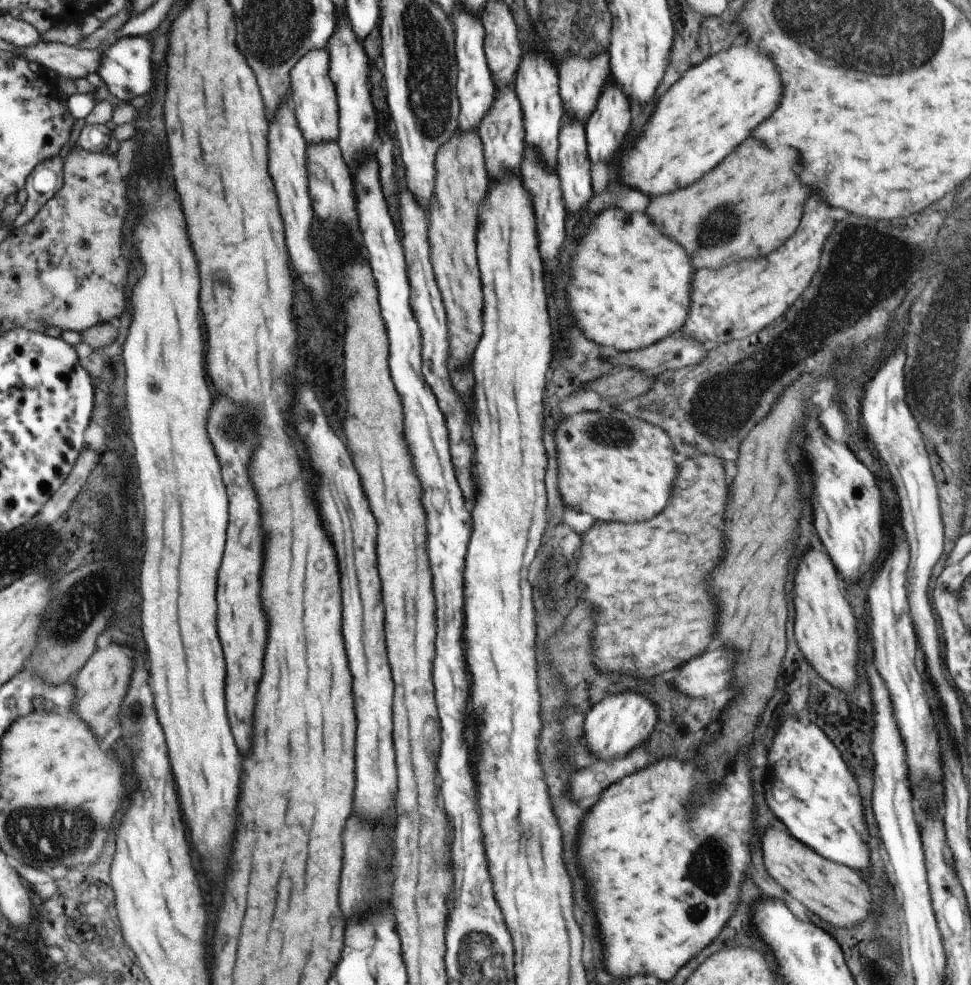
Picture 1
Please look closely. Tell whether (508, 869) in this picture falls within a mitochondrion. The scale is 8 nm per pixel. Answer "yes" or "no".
no

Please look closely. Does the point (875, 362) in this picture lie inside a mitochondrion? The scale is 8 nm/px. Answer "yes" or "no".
no

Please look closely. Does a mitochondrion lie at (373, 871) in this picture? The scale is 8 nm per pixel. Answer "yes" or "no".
yes

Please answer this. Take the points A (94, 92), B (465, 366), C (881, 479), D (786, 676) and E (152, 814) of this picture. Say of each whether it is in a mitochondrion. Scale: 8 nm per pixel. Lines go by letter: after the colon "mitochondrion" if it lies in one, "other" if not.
A: other
B: other
C: other
D: other
E: other

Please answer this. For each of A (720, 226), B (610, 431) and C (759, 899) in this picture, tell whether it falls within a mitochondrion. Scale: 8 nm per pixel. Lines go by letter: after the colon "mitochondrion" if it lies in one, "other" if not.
A: mitochondrion
B: mitochondrion
C: other

